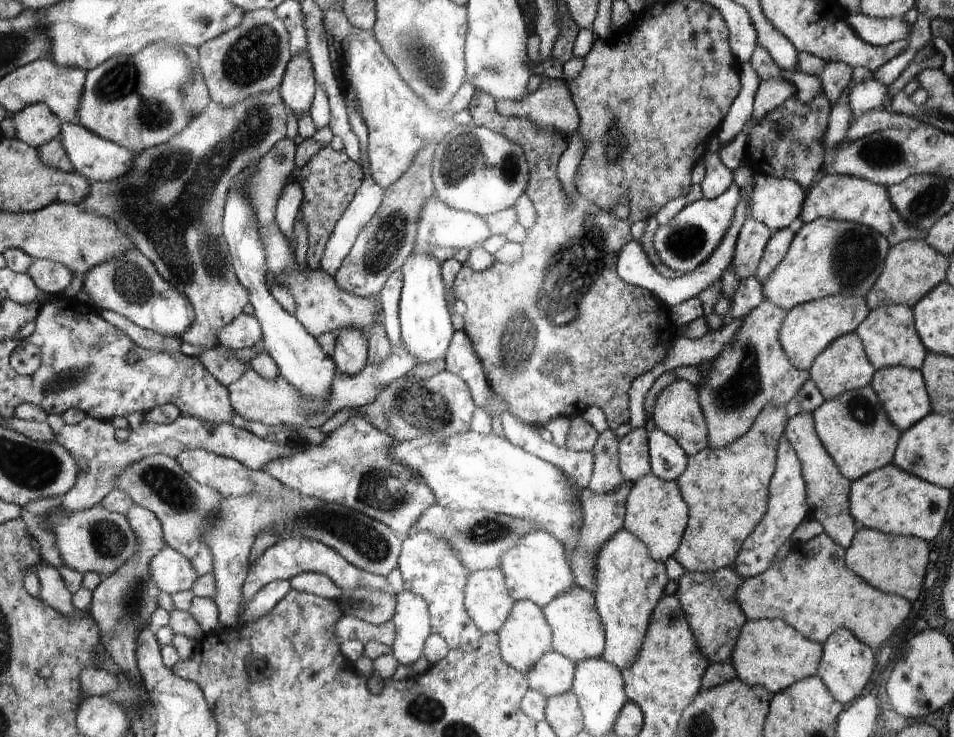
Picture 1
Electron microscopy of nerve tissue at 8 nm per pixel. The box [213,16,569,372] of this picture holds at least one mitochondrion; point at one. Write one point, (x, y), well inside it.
(255, 57)

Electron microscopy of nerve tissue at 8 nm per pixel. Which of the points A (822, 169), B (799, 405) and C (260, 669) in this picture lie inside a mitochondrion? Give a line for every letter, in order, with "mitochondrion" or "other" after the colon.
A: other
B: other
C: other

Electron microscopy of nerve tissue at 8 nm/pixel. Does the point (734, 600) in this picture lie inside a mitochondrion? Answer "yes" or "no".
no

